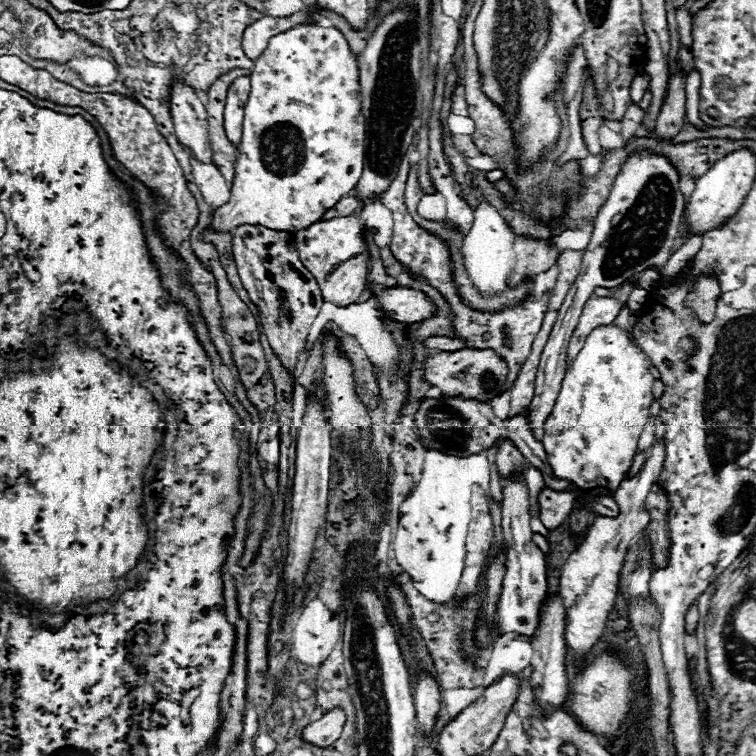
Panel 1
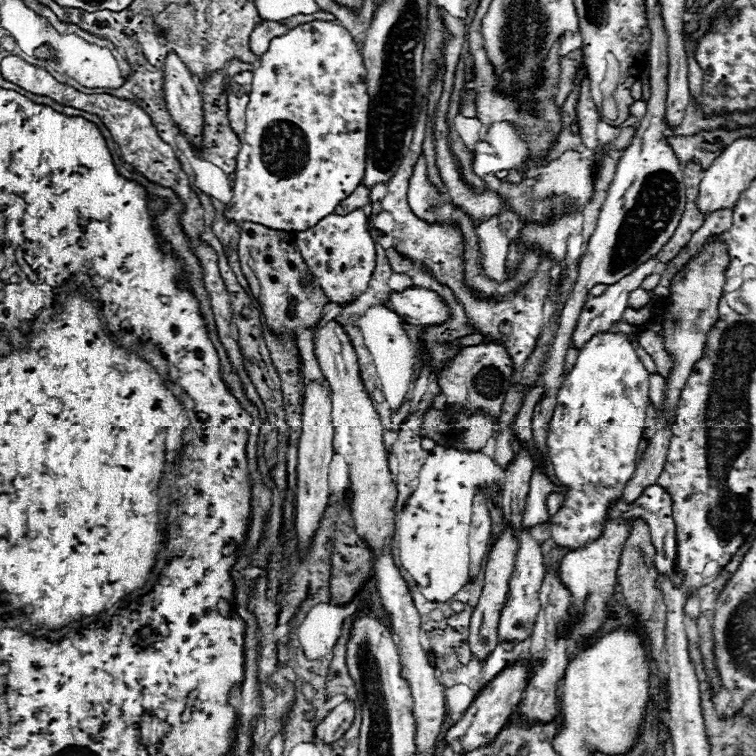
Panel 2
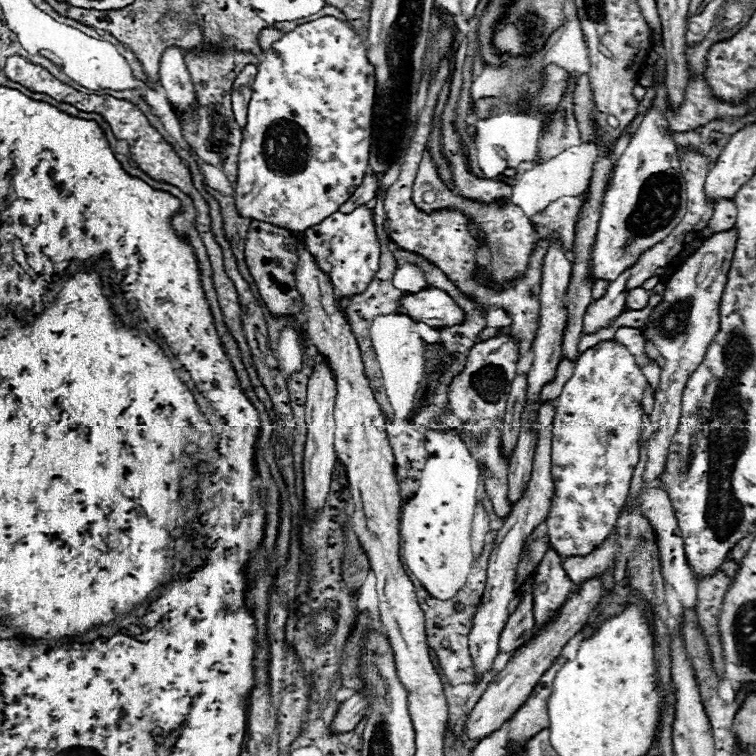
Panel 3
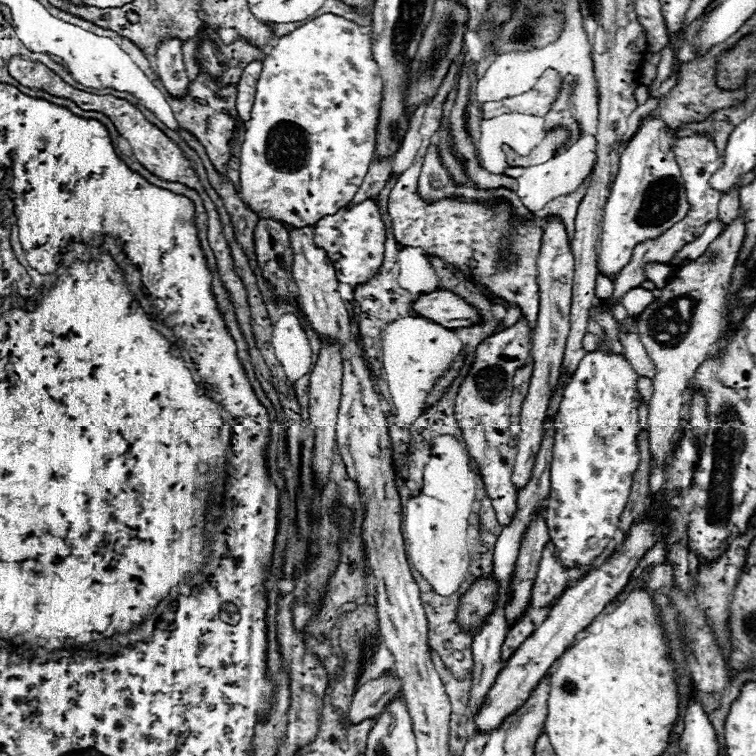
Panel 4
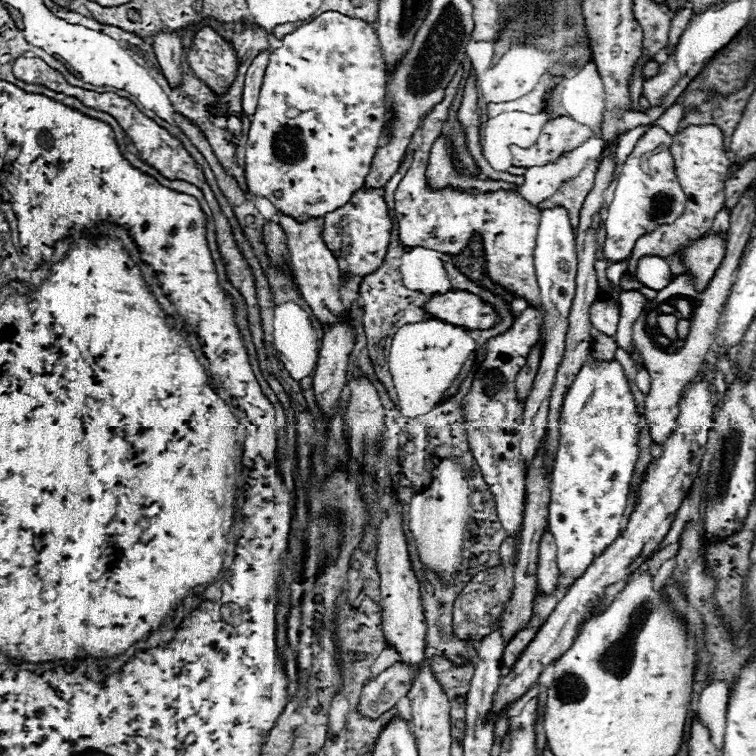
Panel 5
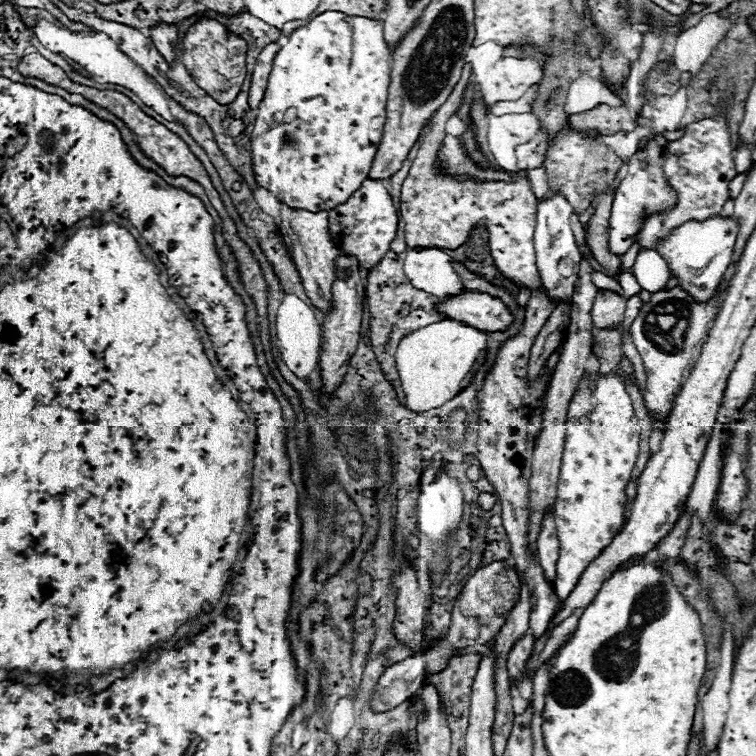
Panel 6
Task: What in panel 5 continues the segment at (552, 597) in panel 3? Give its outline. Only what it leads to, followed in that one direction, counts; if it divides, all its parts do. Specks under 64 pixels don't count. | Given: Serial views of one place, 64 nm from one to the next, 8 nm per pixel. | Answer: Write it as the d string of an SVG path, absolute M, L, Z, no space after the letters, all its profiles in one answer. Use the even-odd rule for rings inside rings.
M550 530L544 532L540 546L538 546L538 588L546 594L556 590L558 582L558 566L556 566L556 544Z

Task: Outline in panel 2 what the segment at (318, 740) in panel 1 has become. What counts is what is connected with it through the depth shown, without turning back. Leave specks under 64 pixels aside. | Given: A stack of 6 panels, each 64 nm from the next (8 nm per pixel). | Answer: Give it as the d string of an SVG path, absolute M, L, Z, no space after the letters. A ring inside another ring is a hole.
M346 700L342 704L338 704L328 716L326 720L316 728L316 738L324 740L324 742L334 742L338 740L354 722L356 716L356 704Z

